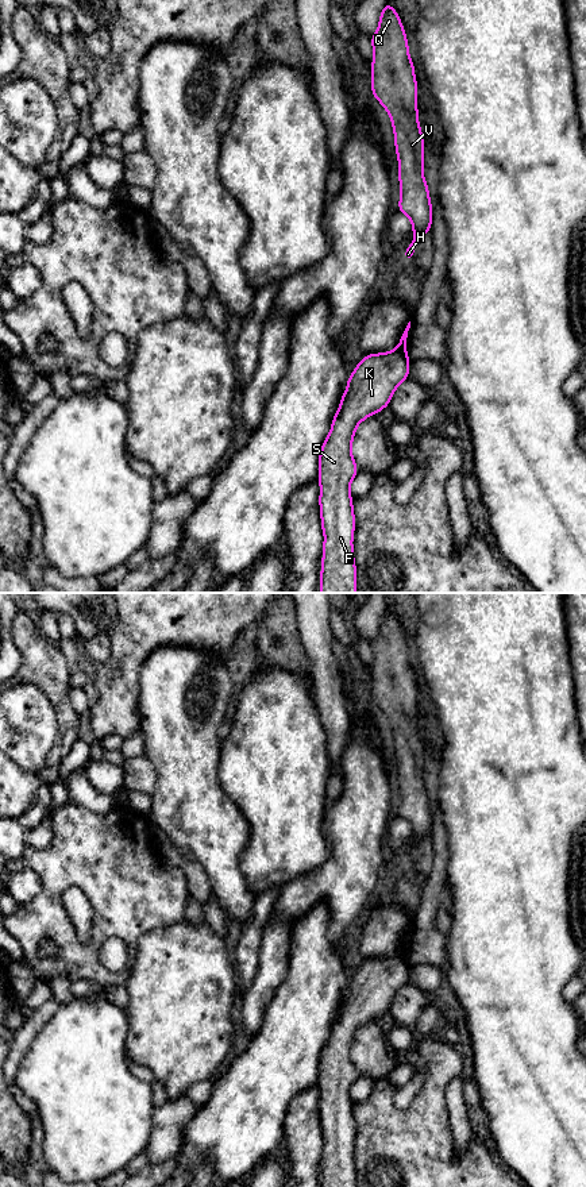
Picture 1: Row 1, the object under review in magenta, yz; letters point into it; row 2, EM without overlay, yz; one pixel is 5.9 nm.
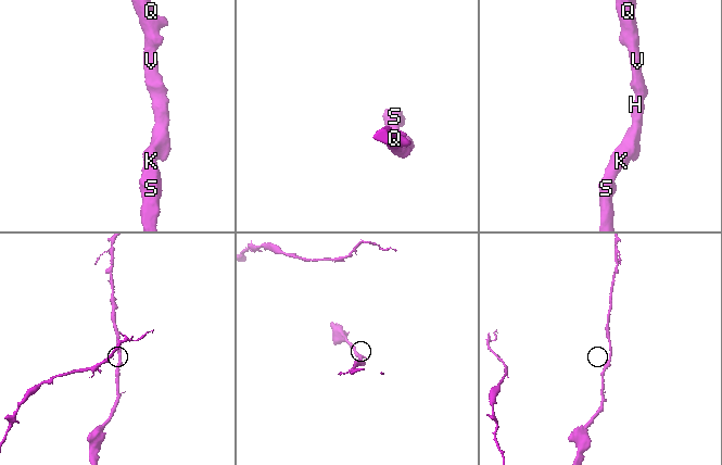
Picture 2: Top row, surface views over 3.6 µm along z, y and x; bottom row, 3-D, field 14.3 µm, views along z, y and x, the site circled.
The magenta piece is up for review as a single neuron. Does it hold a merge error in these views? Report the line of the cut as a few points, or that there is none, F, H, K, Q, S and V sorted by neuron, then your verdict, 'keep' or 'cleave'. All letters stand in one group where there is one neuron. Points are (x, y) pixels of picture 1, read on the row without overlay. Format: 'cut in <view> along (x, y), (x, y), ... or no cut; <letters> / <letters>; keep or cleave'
no cut; F H K Q S V; keep

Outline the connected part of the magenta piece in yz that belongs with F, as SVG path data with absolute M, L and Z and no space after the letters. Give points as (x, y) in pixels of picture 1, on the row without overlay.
M410 926L393 956L365 960L356 970L320 1053L317 1086L324 1137L320 1187L356 1187L352 1153L355 1121L350 1088L359 1076L351 1048L358 1029L389 1011L396 994L409 982L409 933Z

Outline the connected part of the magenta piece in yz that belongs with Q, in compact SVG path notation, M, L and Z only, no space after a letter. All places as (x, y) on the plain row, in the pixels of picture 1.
M388 606L370 645L374 655L371 698L388 716L394 736L401 797L398 816L409 822L413 832L404 864L412 867L419 844L431 837L433 810L423 778L424 744L419 729L415 670L401 624Z

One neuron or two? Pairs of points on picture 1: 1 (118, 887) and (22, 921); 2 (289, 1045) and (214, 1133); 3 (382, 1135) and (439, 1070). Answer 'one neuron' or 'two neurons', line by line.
1: one neuron
2: one neuron
3: one neuron

